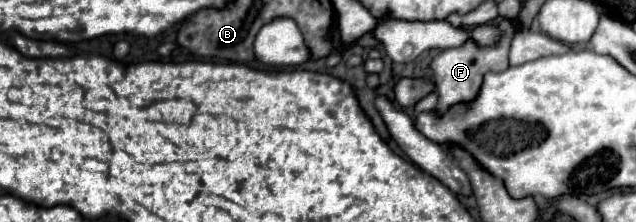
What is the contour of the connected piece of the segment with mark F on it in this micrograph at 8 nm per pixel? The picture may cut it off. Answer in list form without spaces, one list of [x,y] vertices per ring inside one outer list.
[[[501,19],[499,21],[499,27],[505,35],[505,39],[501,39],[499,47],[477,47],[473,45],[471,41],[461,45],[461,47],[453,47],[453,49],[445,49],[441,51],[431,67],[433,67],[433,77],[435,77],[435,83],[437,83],[437,93],[439,93],[439,105],[437,105],[437,111],[445,111],[445,107],[451,107],[453,103],[461,103],[461,101],[469,101],[469,99],[475,99],[479,87],[481,87],[481,79],[485,73],[489,71],[505,71],[509,67],[509,61],[507,61],[507,53],[509,53],[509,45],[511,45],[511,39],[515,35],[515,27],[509,19]]]

